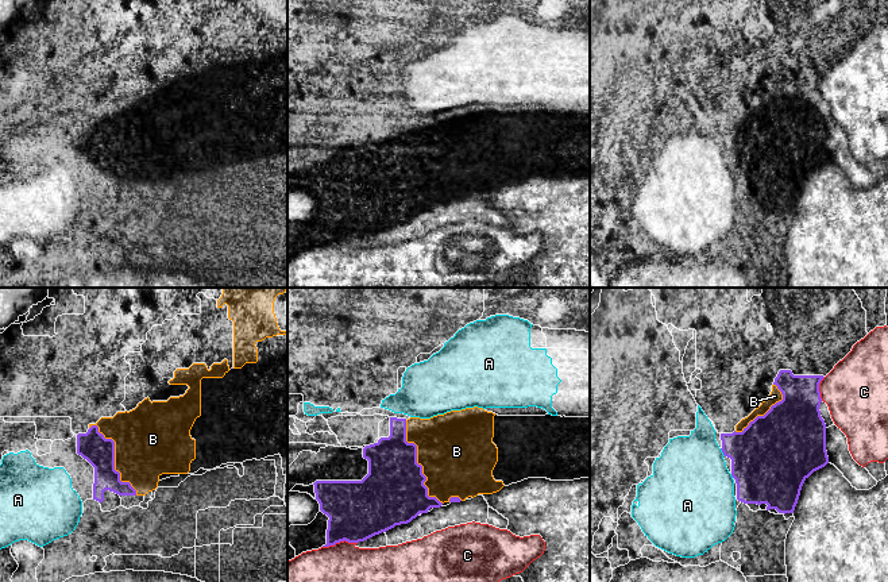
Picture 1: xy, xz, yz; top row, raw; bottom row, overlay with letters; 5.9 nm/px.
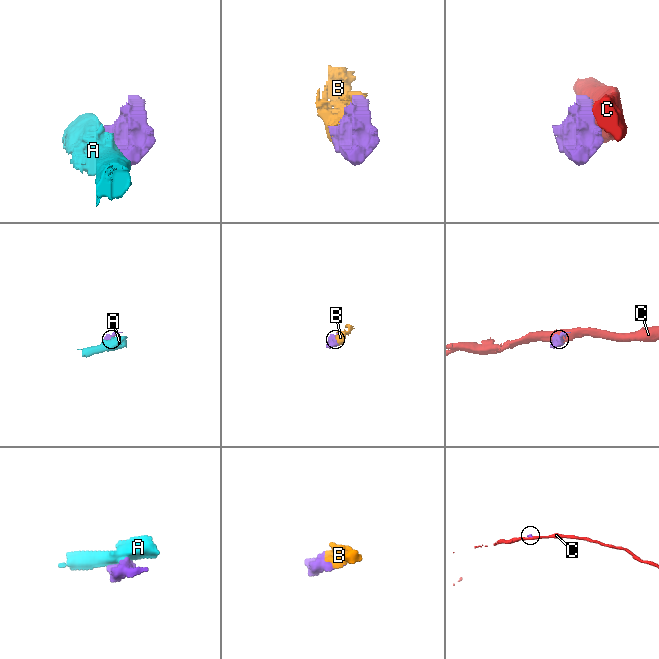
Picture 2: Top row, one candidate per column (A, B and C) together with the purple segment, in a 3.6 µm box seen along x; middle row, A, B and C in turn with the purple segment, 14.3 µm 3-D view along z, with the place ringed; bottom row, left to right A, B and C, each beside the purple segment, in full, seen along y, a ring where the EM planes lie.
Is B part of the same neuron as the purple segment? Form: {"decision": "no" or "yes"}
{"decision": "yes"}

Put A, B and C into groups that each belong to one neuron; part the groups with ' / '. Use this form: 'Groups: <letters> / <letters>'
Groups: A / B / C

